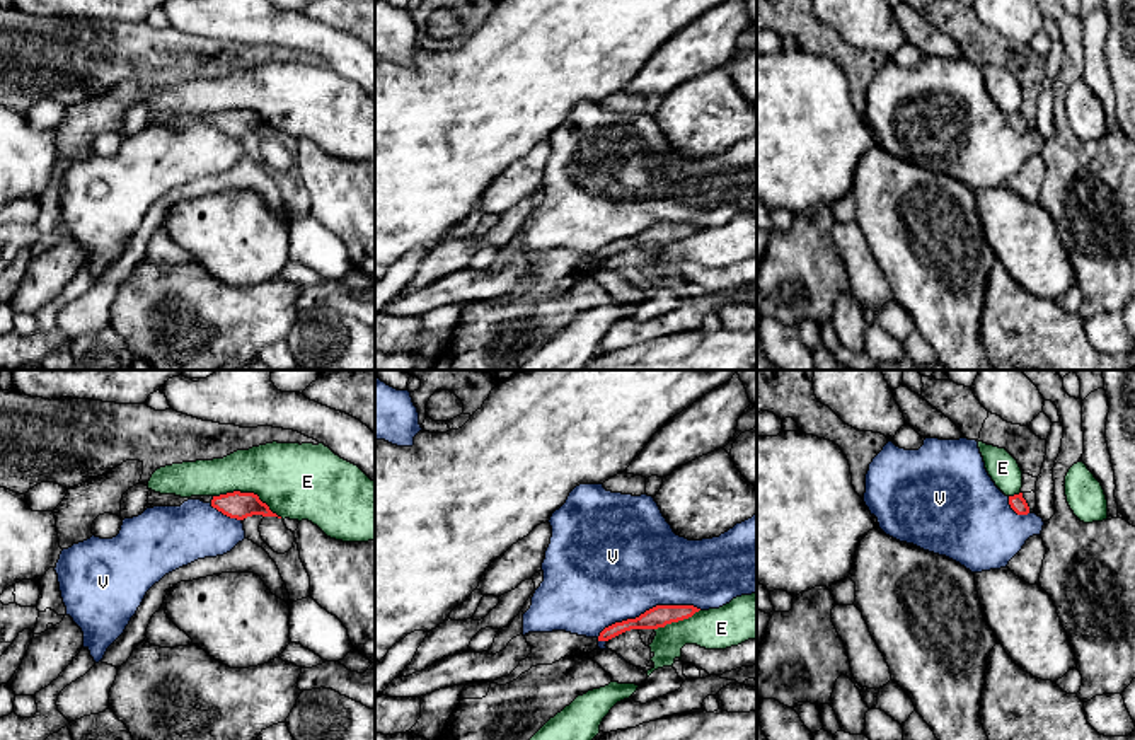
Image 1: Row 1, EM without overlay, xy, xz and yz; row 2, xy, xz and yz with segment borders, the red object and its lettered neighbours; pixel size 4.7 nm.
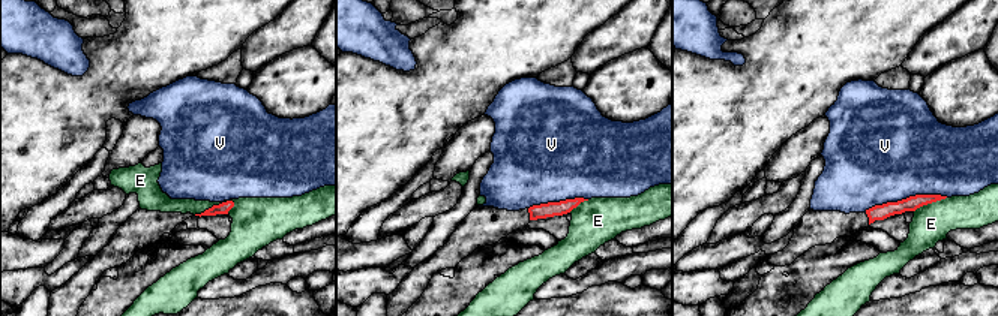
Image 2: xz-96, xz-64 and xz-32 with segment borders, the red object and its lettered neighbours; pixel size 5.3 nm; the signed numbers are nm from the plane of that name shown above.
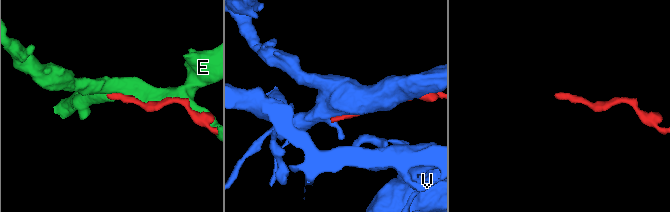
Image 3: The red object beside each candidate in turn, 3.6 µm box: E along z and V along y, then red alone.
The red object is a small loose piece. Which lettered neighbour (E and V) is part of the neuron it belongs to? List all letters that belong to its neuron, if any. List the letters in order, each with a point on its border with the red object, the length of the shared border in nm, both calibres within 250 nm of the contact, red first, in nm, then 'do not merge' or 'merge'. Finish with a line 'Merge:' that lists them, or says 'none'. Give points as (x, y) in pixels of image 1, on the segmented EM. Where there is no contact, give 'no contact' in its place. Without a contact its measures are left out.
E: meets red in xy at (247, 493); contact 340 nm long; 130 nm thick on the red side, 360 nm on the other; do not merge
V: meets red in xz at (650, 609); contact 500 nm long; 100 nm thick on the red side, 500 nm on the other; do not merge
Merge: none

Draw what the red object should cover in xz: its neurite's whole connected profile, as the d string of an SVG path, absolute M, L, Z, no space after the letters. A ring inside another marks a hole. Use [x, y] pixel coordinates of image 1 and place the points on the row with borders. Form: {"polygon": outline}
{"polygon": "M656 605L636 619L627 619L627 621L615 622L615 624L605 627L600 633L598 641L608 641L608 639L612 639L625 631L631 631L631 629L665 627L666 624L688 619L699 610L700 609L697 609L694 605Z"}

